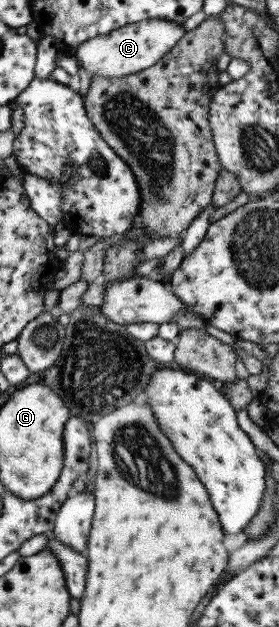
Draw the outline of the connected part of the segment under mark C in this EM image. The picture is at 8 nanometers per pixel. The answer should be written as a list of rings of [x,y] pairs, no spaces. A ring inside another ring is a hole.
[[[145,19],[85,40],[76,47],[73,55],[75,60],[77,59],[77,66],[89,70],[91,77],[120,77],[153,66],[185,33],[183,23],[165,19]]]

